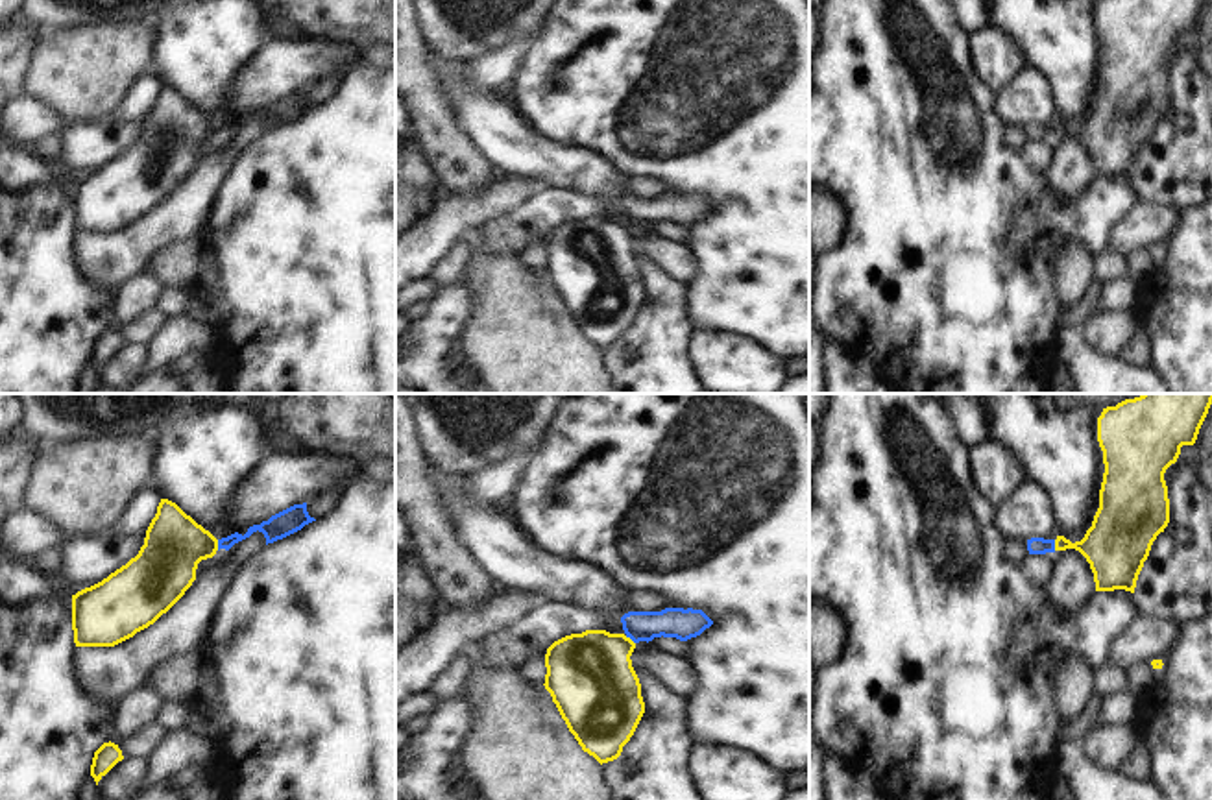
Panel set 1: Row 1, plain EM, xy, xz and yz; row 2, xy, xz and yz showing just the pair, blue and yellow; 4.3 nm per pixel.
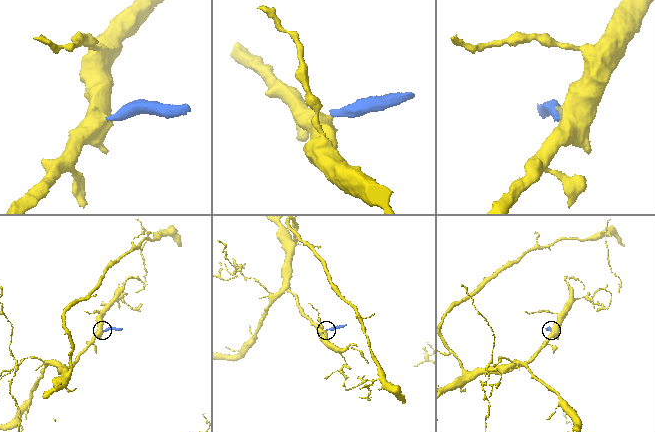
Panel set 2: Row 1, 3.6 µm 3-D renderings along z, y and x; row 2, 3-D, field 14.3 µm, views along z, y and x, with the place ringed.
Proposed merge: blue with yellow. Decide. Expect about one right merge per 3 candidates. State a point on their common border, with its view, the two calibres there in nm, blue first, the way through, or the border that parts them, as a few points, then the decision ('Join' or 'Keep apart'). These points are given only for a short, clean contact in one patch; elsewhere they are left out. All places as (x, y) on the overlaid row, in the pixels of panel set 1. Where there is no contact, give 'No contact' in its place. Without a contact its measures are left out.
Touches blue at xy (218, 545). Thickness 90 nm (blue) against 260 nm. Boundary: xy (217, 540), (218, 549). Keep apart

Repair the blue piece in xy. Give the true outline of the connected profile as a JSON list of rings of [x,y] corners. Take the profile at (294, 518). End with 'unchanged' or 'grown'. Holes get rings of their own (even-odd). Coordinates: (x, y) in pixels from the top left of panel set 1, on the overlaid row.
[[[307,503],[294,504],[286,510],[272,515],[268,521],[249,527],[244,536],[235,532],[227,538],[218,539],[218,551],[220,549],[229,551],[235,543],[249,538],[257,530],[264,534],[266,545],[268,545],[268,543],[273,543],[277,539],[283,539],[283,538],[301,530],[305,525],[309,525],[312,521],[316,521],[316,519],[309,515]]] | unchanged

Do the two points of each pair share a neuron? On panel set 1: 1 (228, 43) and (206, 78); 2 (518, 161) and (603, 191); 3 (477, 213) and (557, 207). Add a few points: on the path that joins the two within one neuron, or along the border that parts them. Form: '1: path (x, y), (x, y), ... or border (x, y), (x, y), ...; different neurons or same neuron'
1: path (218, 52), (206, 69); same neuron
2: path (538, 161), (582, 170); same neuron
3: border (544, 187), (518, 206), (492, 217), (477, 230); different neurons

